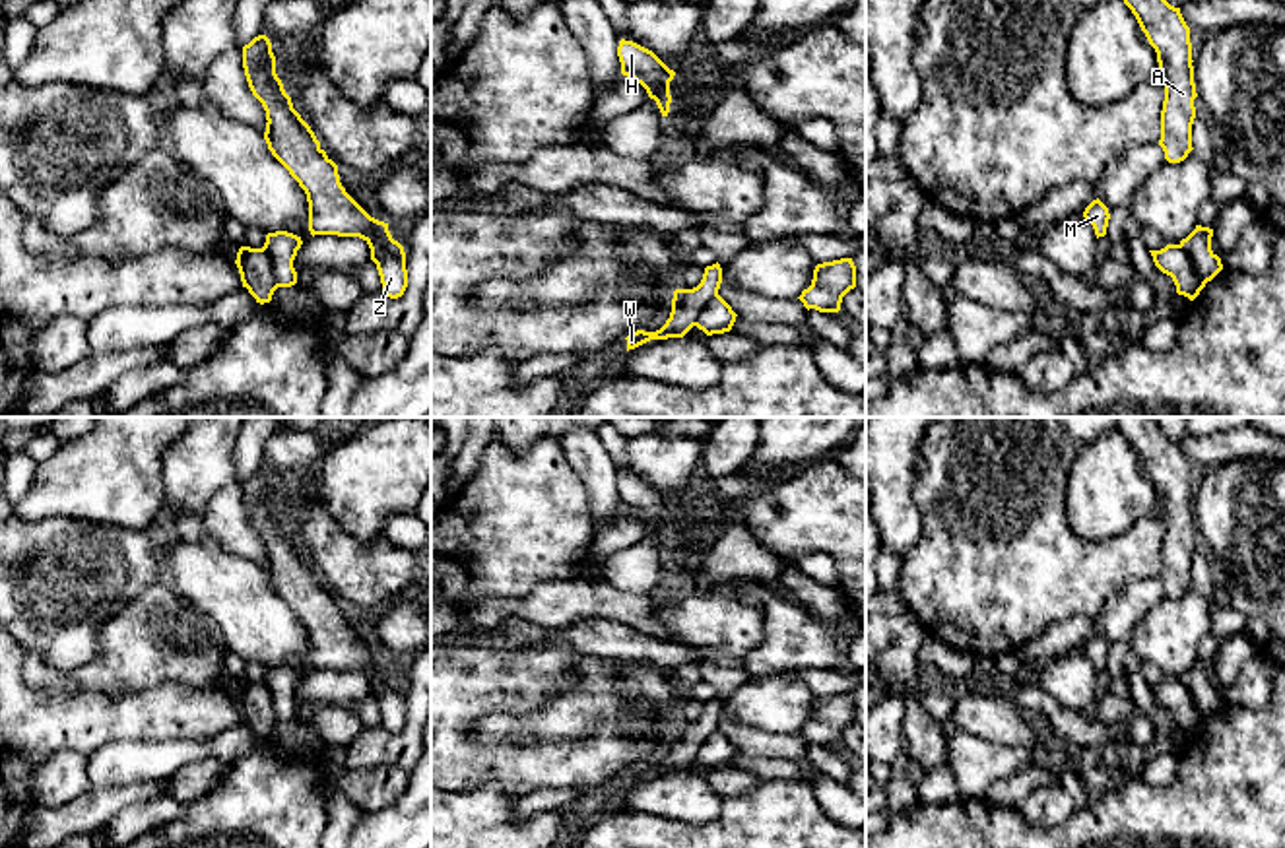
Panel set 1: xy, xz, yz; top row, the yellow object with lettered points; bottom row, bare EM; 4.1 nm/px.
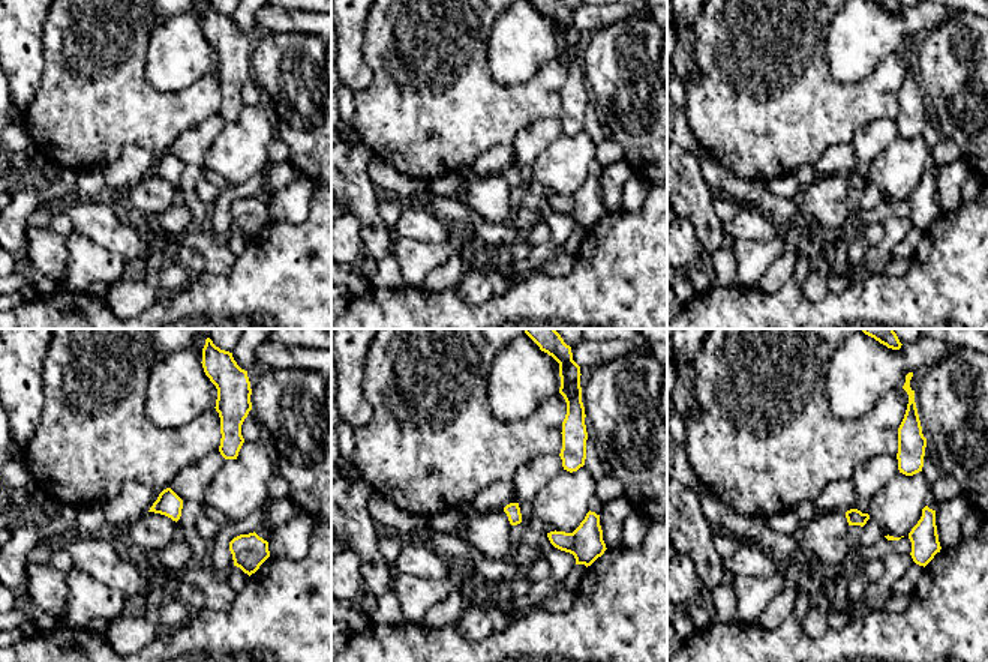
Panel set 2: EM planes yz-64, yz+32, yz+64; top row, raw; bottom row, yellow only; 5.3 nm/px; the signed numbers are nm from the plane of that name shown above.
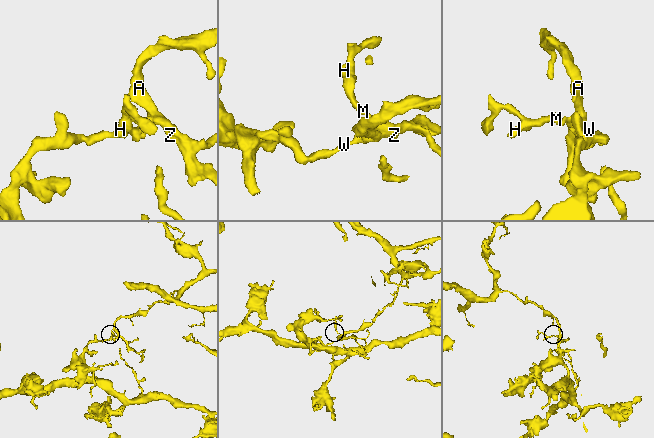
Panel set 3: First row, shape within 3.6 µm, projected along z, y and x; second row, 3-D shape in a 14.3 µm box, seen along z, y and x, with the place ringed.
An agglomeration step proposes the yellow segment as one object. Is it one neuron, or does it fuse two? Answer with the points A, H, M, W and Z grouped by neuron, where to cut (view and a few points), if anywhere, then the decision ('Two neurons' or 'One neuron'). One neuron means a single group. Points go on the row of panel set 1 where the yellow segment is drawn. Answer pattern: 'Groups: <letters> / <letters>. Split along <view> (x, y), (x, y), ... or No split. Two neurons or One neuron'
Groups: A H M Z / W. Split along xy (263, 247), (278, 286). Two neurons

